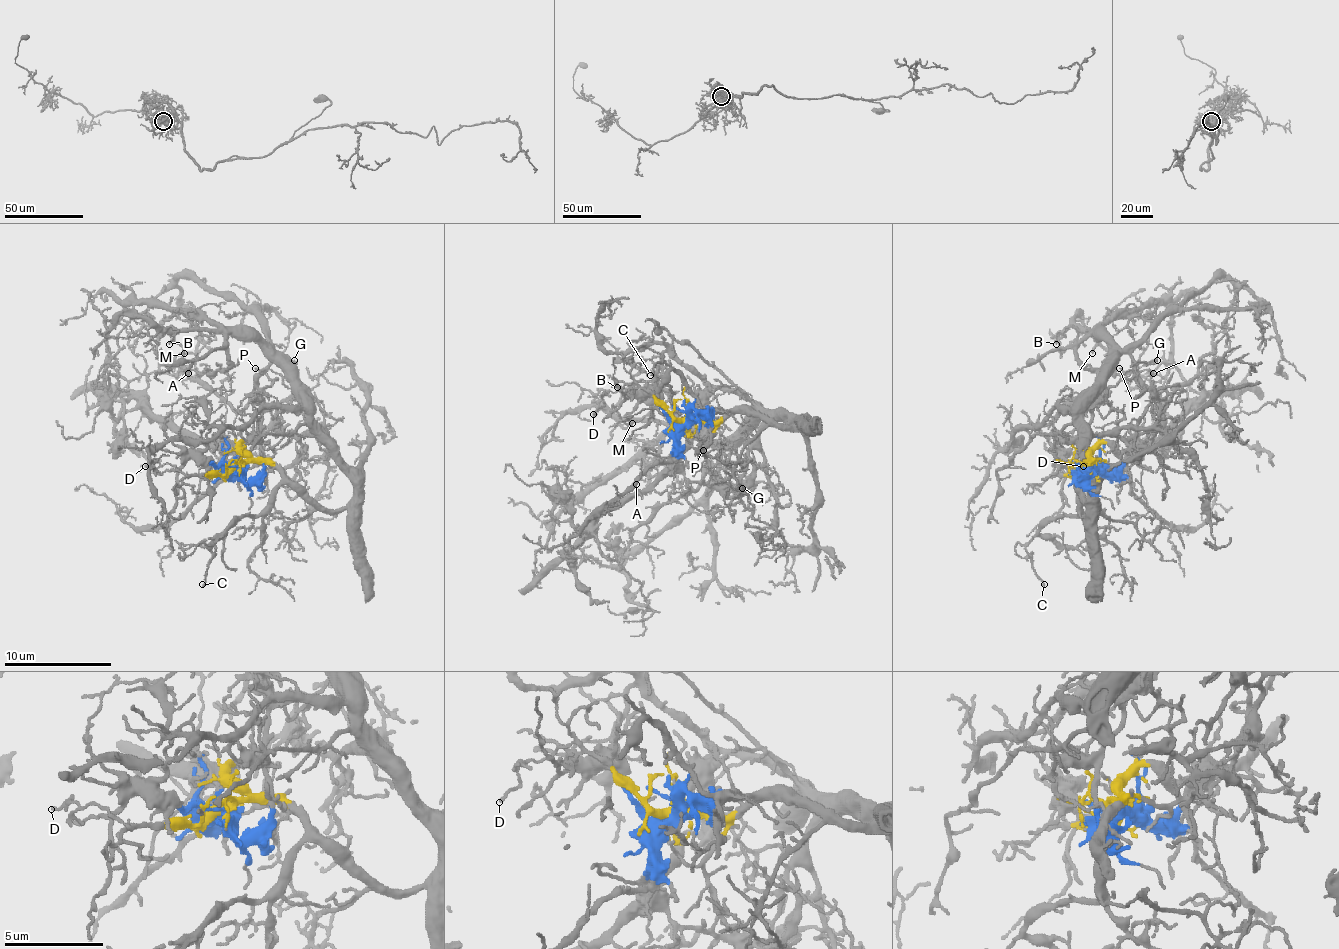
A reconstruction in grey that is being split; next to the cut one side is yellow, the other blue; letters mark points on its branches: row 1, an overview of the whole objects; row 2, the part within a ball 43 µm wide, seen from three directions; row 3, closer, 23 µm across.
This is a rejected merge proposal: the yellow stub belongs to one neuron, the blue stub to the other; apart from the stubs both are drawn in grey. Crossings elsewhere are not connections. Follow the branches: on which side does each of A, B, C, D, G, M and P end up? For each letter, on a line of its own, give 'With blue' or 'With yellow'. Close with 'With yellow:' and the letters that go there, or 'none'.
A: With yellow
B: With yellow
C: With yellow
D: With yellow
G: With yellow
M: With yellow
P: With yellow
With yellow: A, B, C, D, G, M, P

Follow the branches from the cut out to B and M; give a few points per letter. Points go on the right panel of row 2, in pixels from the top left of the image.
B: (1089, 467), (1081, 496), (1094, 510), (1084, 397), (1108, 365), (1108, 346), (1092, 330), (1059, 332), (1057, 343)
M: (1089, 467), (1086, 461), (1081, 496), (1094, 510), (1084, 397), (1108, 365), (1108, 346), (1089, 330), (1092, 354)

